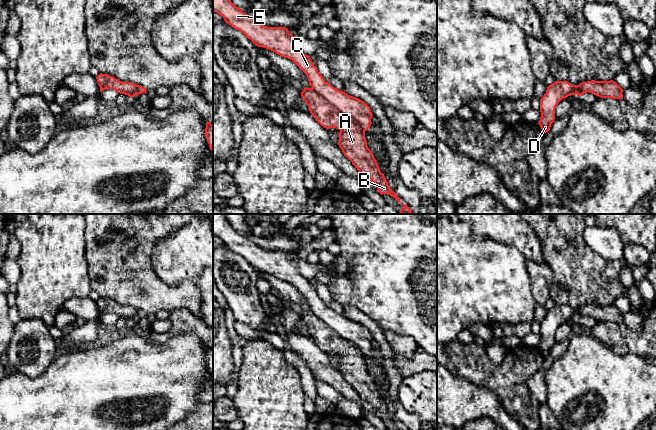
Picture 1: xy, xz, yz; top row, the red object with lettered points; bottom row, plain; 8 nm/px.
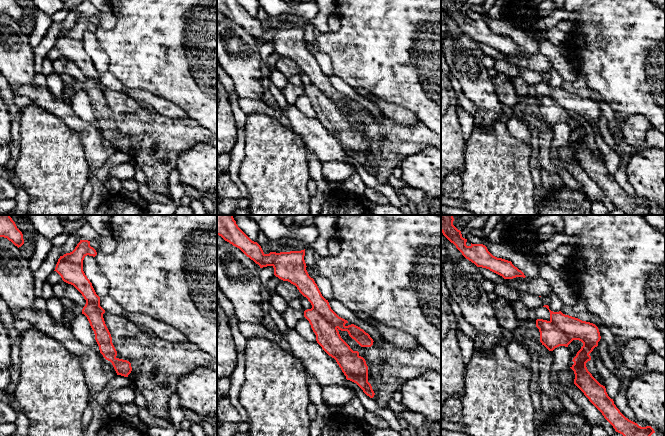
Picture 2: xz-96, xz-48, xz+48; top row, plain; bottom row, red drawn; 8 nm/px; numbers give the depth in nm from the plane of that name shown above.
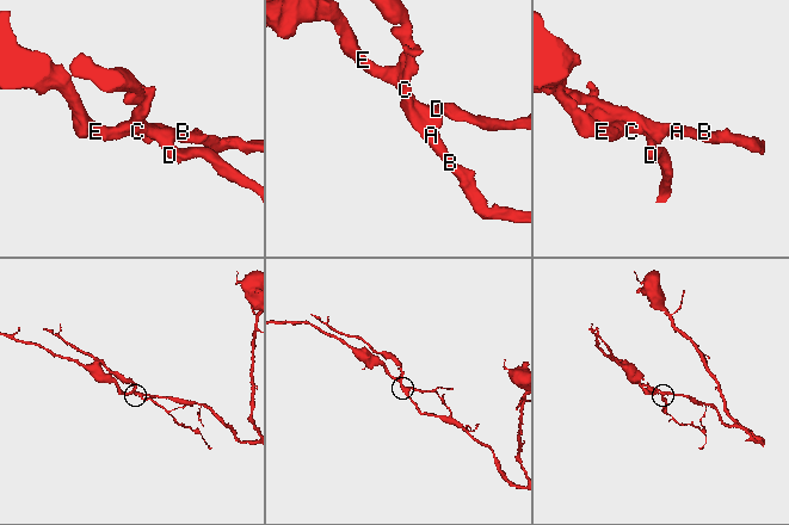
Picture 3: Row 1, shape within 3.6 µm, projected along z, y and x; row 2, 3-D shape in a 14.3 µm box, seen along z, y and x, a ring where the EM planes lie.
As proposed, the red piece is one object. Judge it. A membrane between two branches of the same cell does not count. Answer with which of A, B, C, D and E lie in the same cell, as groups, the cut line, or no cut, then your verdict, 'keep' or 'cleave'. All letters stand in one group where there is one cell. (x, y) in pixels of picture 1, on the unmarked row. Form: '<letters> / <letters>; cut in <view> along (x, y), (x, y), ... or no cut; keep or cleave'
A B / C D E; cut in xz along (311, 312), (342, 337), (351, 341), (364, 355); cleave

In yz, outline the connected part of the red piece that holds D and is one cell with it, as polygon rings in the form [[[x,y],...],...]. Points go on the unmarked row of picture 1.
[[[555,305],[547,311],[546,317],[540,323],[541,341],[538,346],[544,357],[550,354],[555,344],[555,333],[558,327],[571,319],[576,319],[575,309],[568,305]]]

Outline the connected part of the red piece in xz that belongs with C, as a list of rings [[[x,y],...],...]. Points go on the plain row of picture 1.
[[[213,214],[213,236],[221,239],[226,247],[243,257],[256,270],[292,284],[306,298],[313,314],[342,338],[352,342],[364,355],[370,352],[373,340],[370,331],[326,306],[310,280],[300,274],[296,261],[288,252],[267,251],[254,244],[231,226],[225,214]]]

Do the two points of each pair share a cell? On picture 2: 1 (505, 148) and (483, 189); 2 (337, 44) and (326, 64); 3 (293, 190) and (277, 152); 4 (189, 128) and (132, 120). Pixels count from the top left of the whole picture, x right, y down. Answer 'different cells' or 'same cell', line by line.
1: same cell
2: different cells
3: same cell
4: same cell

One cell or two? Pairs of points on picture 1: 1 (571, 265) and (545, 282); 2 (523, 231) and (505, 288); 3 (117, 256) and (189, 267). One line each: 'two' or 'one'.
1: two
2: two
3: two

